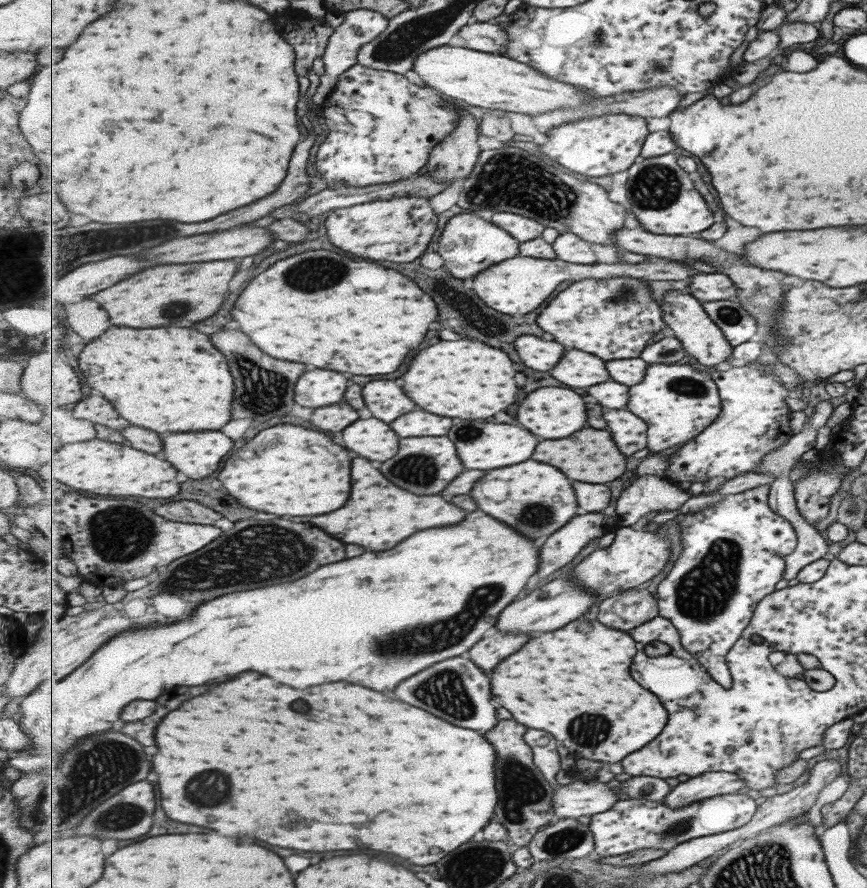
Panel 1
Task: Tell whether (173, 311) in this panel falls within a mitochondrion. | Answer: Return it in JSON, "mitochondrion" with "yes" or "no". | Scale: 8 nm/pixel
{"mitochondrion":"yes"}

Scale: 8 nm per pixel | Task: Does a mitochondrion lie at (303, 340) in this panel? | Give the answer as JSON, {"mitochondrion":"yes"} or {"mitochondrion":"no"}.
{"mitochondrion":"no"}

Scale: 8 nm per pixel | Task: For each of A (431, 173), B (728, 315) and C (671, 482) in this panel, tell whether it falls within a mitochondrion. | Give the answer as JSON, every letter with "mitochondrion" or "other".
{"A":"other","B":"mitochondrion","C":"other"}

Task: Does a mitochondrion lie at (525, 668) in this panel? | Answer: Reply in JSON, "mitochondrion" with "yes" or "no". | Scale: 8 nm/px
{"mitochondrion":"no"}

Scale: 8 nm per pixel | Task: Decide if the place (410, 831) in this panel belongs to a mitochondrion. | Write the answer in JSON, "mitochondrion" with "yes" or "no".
{"mitochondrion":"no"}

